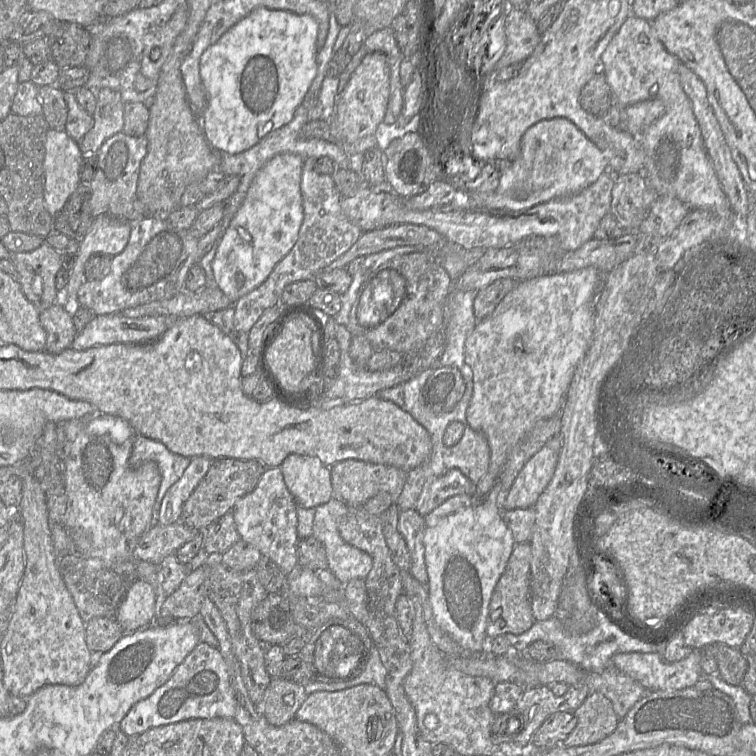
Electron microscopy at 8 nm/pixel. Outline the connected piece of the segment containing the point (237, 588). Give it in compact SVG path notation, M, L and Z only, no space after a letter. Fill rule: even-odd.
M210 555L205 564L210 567L209 598L225 621L245 687L255 705L263 698L272 677L266 670L266 645L254 635L251 627L251 615L268 593L258 578L256 568L246 571L228 569L221 562L221 555Z

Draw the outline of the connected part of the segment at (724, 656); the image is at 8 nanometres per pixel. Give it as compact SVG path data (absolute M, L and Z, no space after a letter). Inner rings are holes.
M712 643L703 648L707 655L712 655L718 664L719 676L728 684L742 685L748 669L748 662L739 648L723 643Z

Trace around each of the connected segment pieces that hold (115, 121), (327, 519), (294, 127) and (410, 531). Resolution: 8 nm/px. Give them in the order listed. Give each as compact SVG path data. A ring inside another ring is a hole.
M110 88L96 93L96 108L92 115L93 127L78 143L83 158L97 154L111 136L123 131L124 102L120 94Z
M332 497L327 503L315 508L312 537L319 540L325 547L328 568L316 571L319 580L330 590L342 590L352 579L364 579L372 568L372 558L366 552L346 543L340 536L337 522L345 515L349 507Z
M311 83L309 90L307 91L302 103L296 109L292 120L267 134L263 137L257 144L251 148L235 155L230 155L227 153L219 153L219 167L218 169L223 172L225 175L236 175L240 178L240 183L238 185L235 193L228 199L225 203L224 215L220 222L221 232L219 237L215 241L211 250L207 252L200 260L199 264L203 267L207 282L214 282L214 273L212 270L212 261L215 257L219 242L222 238L222 235L225 229L228 227L231 219L241 206L242 202L245 199L247 190L258 173L258 171L268 162L270 159L279 154L292 153L301 156L304 160L307 158L318 159L320 157L329 157L335 164L335 170L337 168L349 169L349 156L344 151L344 149L338 146L336 143L329 142L324 139L316 138L305 138L302 137L302 128L310 120L319 120L313 119L313 108L316 106L317 99L320 93L321 86L317 86L317 83Z
M415 509L400 511L398 517L398 531L402 535L410 553L410 574L422 585L427 587L428 576L425 564L425 548L423 535L425 522Z

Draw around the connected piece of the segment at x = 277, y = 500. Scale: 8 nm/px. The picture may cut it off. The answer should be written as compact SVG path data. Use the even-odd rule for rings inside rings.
M280 467L266 468L256 487L240 498L232 508L240 538L270 558L287 576L298 566L296 546L297 504L284 482Z

